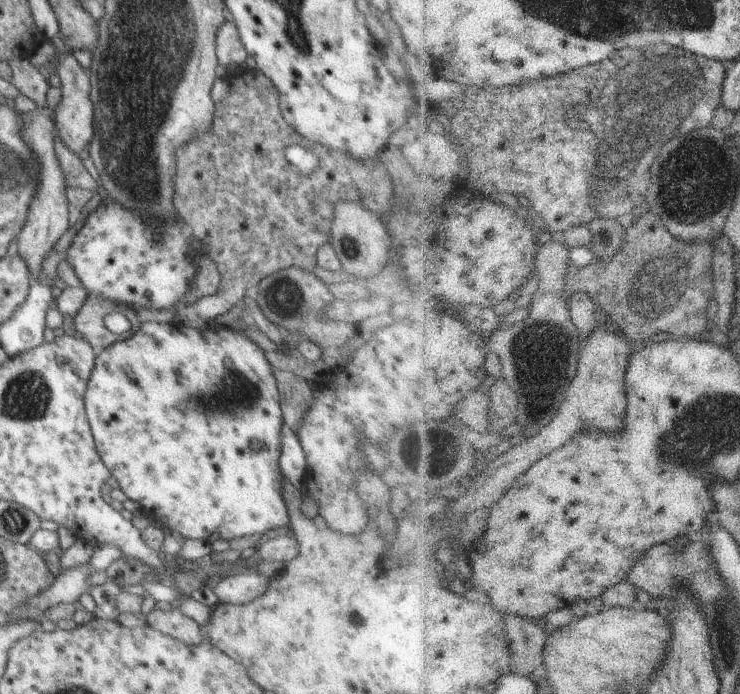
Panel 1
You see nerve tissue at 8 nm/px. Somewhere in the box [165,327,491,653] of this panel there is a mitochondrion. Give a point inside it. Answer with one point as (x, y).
(234, 394)

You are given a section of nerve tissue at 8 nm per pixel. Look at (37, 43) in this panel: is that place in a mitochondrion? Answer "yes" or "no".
no

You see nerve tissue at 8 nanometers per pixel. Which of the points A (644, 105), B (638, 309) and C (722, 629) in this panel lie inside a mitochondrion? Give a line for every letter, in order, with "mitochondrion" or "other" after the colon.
A: mitochondrion
B: mitochondrion
C: other

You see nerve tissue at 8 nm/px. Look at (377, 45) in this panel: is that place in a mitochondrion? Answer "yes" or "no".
no

